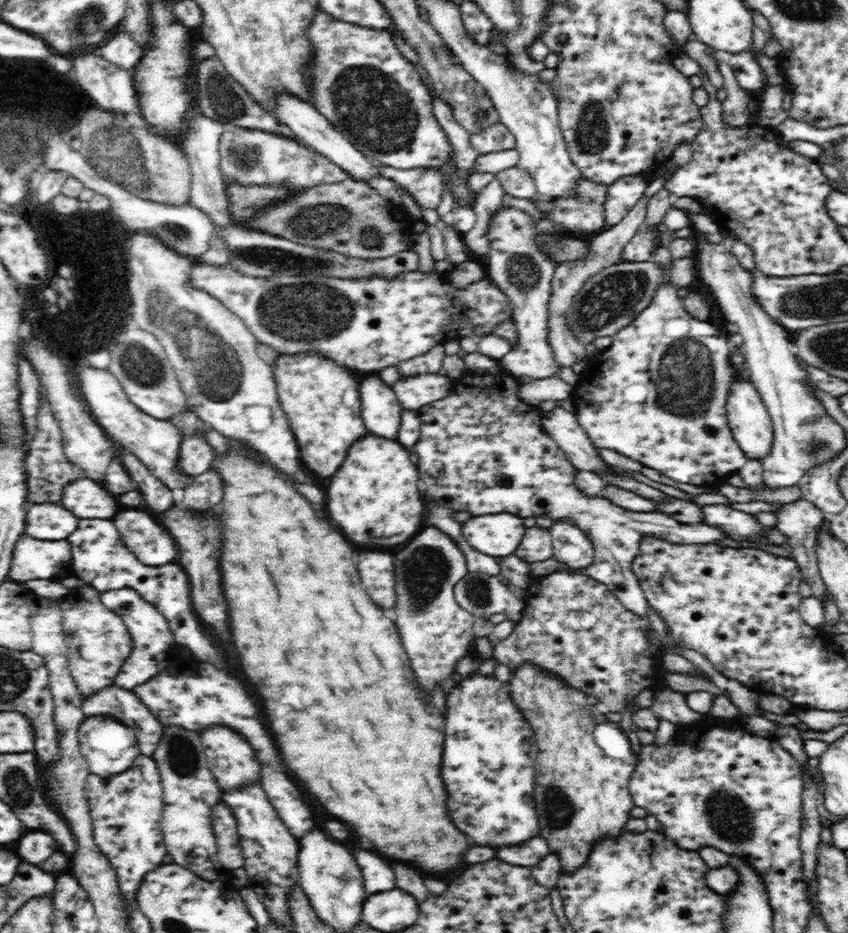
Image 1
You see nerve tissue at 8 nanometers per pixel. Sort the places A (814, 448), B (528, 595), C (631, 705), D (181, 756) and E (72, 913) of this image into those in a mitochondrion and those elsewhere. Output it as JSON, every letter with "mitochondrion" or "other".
{"A":"mitochondrion","B":"other","C":"other","D":"mitochondrion","E":"mitochondrion"}

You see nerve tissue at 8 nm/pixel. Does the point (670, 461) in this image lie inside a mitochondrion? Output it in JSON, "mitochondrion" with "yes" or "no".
{"mitochondrion":"no"}

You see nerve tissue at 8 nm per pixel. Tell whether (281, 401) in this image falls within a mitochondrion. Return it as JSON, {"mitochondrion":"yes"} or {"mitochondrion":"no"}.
{"mitochondrion":"no"}

